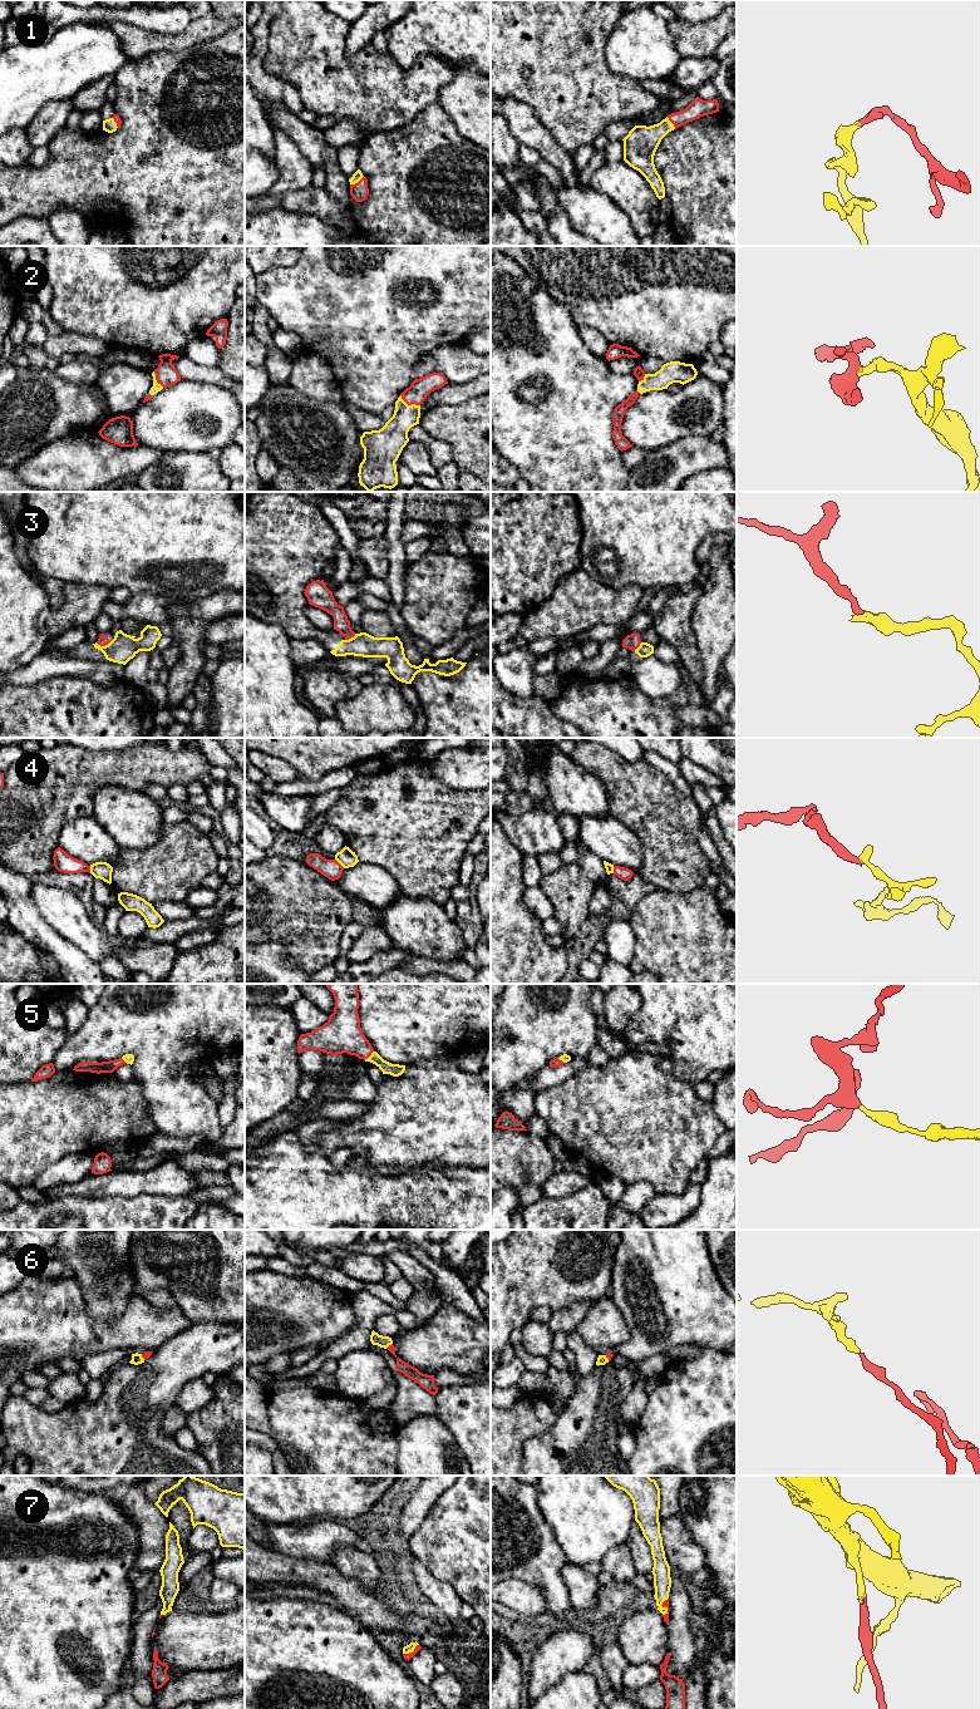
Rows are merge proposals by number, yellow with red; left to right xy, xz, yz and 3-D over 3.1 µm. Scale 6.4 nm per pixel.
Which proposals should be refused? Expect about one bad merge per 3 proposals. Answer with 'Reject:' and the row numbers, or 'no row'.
Reject: 3, 4

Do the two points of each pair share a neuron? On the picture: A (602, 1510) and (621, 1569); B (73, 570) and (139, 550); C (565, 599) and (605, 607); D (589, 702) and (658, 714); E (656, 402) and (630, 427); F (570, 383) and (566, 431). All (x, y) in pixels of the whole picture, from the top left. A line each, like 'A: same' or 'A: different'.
A: different
B: same
C: same
D: same
E: same
F: same

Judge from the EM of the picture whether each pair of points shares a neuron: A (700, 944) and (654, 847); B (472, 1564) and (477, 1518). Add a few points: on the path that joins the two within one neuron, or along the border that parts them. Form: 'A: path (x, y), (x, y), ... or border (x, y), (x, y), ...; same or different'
A: border (704, 886), (688, 891), (656, 889); different
B: path (477, 1552), (477, 1530); same

